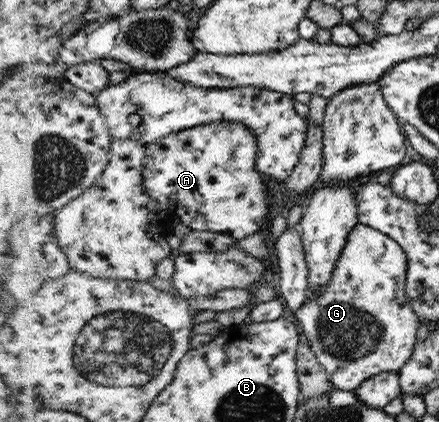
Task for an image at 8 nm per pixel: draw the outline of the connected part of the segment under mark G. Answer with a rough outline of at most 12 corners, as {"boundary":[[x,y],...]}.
{"boundary":[[356,224],[293,318],[336,389],[413,356],[406,251]]}

